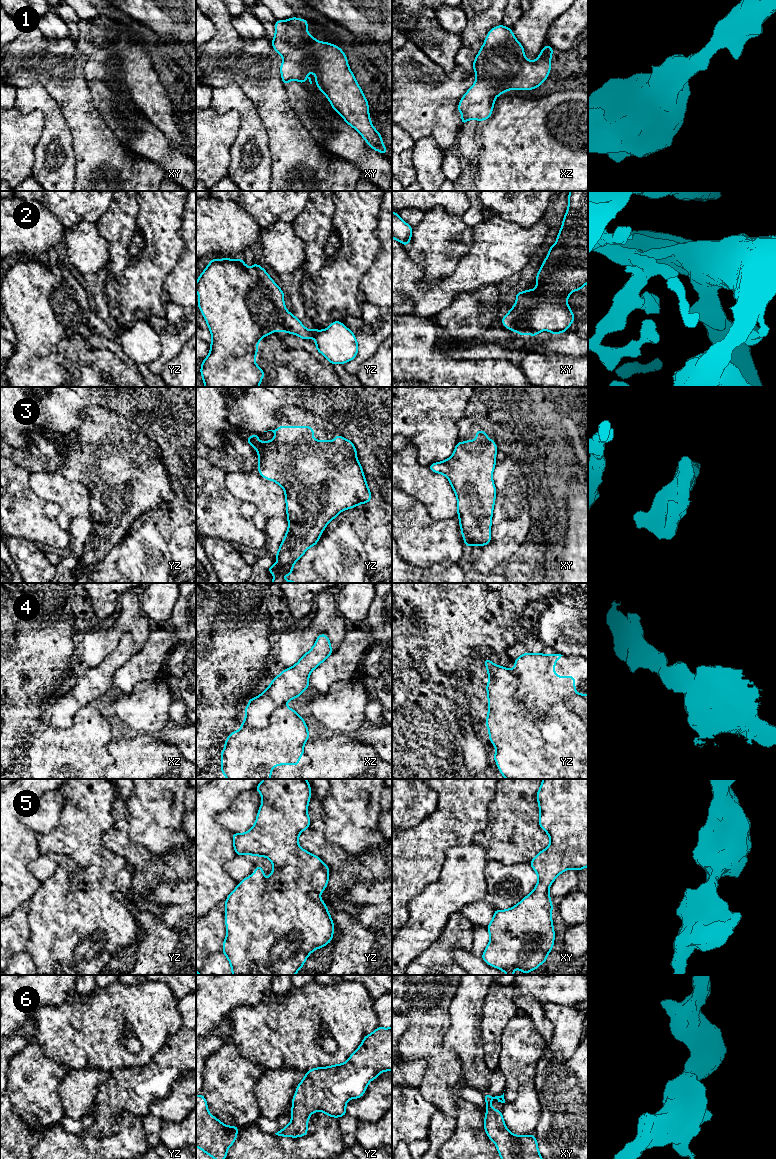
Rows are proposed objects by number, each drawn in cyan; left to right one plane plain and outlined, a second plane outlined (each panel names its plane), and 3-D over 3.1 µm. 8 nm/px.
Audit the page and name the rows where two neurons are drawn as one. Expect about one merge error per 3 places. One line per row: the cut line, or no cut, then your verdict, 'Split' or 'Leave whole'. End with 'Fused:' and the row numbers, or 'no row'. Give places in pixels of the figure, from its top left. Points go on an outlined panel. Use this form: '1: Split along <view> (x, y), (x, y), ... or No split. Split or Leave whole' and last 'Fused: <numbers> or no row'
1: No split. Leave whole
2: No split. Leave whole
3: No split. Leave whole
4: No split. Leave whole
5: No split. Leave whole
6: No split. Leave whole
Fused: no row

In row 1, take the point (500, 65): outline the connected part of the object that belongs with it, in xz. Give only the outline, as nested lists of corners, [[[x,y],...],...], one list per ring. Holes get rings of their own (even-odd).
[[[501,24],[489,30],[484,44],[473,62],[476,81],[458,104],[458,111],[462,114],[461,125],[470,119],[476,119],[478,122],[488,120],[492,114],[496,97],[506,91],[538,88],[550,73],[551,56],[554,51],[546,43],[538,58],[531,61],[525,57],[524,48],[515,38],[511,28]]]

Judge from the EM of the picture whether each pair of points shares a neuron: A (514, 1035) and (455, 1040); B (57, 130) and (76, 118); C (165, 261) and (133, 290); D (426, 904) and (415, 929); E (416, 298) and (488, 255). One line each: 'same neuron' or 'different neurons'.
A: different neurons
B: different neurons
C: same neuron
D: same neuron
E: same neuron

